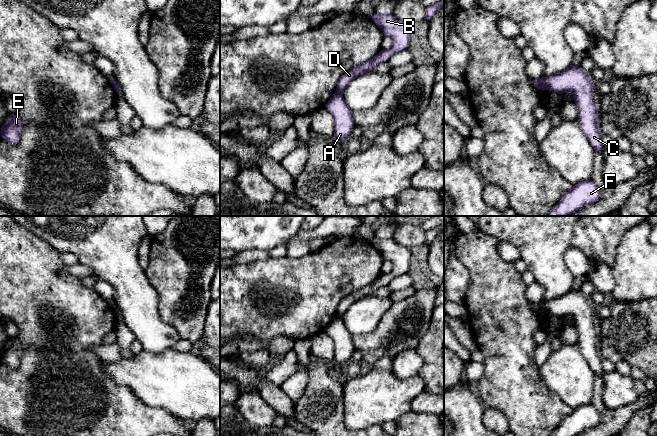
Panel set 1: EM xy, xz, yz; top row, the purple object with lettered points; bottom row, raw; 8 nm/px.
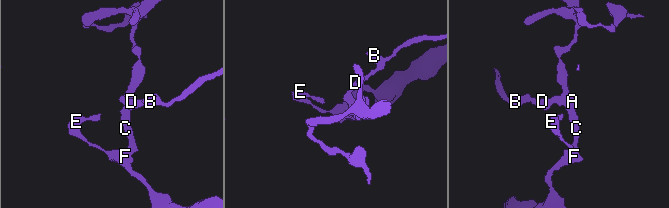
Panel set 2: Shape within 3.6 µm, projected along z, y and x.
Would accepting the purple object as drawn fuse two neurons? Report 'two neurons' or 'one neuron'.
two neurons

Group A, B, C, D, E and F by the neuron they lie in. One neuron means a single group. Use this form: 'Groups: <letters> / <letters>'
Groups: A C E F / B D

